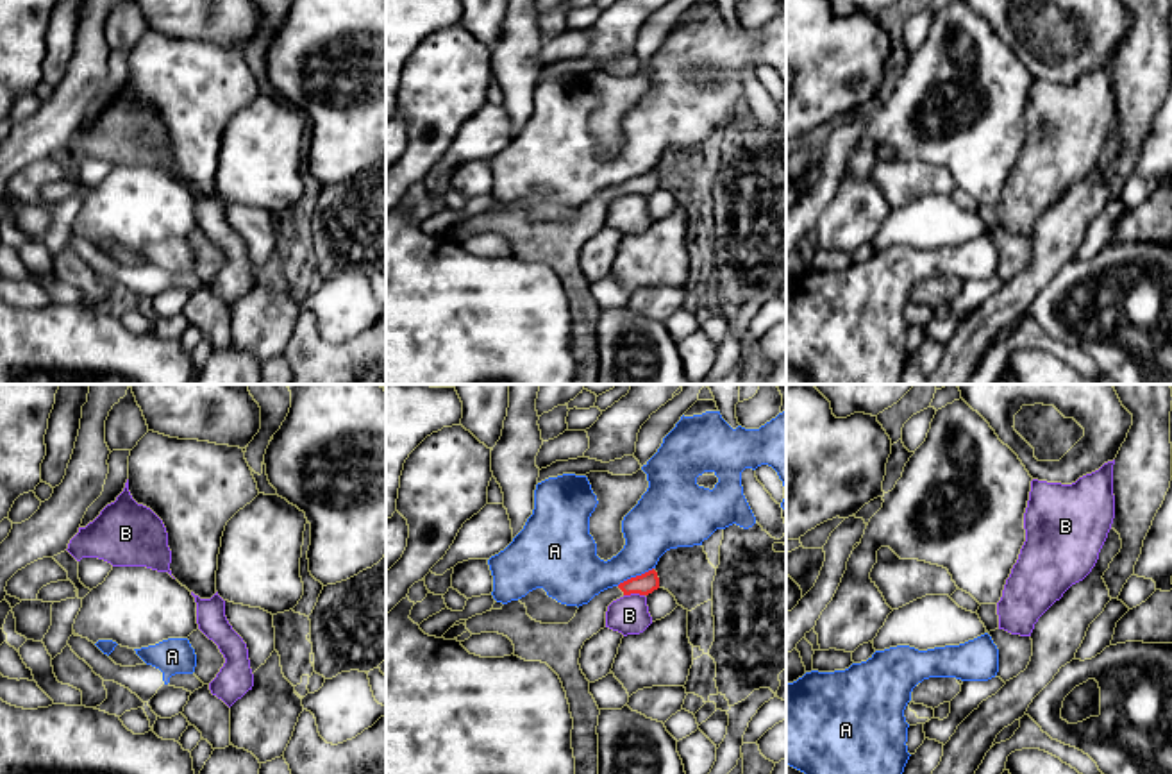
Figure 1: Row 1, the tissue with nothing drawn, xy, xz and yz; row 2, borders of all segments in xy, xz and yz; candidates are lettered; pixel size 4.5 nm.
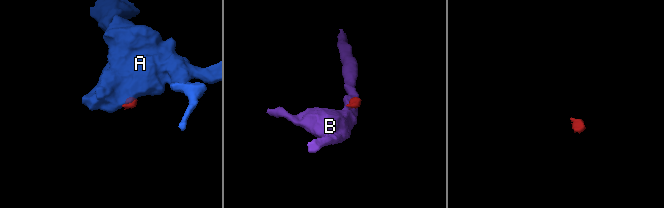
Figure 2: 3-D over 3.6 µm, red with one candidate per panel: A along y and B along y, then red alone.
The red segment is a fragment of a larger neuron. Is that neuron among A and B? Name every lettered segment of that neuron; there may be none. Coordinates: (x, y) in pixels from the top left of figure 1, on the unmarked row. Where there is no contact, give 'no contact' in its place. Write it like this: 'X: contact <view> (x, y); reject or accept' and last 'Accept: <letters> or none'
A: contact xz (636, 176); reject
B: contact xz (633, 192); reject
Accept: none

